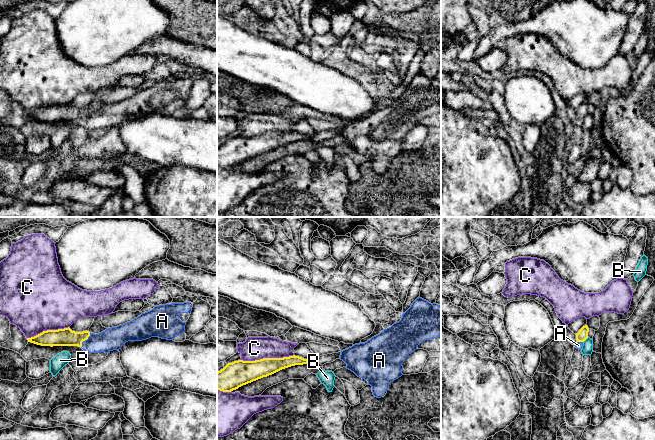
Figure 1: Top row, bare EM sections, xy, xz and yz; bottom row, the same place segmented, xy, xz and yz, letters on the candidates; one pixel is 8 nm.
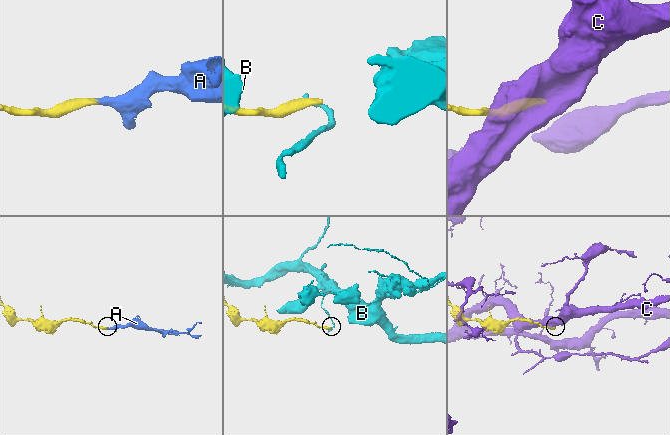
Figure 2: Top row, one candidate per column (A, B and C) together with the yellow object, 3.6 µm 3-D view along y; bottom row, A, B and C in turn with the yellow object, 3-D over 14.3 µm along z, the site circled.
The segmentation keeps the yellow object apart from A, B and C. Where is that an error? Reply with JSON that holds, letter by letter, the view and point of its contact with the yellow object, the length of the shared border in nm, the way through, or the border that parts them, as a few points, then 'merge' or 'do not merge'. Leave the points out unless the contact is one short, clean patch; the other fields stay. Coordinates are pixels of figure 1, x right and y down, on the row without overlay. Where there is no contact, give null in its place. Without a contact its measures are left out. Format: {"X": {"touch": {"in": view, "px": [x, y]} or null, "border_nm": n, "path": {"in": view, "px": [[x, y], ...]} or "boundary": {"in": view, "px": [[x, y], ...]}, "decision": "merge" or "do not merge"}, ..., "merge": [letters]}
{"A": {"touch": {"in": "xy", "px": [84, 116]}, "border_nm": 140, "path": {"in": "xy", "px": [[62, 113], [84, 116], [109, 116], [113, 114]]}, "decision": "merge"}, "B": {"touch": {"in": "yz", "px": [585, 115]}, "border_nm": 60, "boundary": {"in": "yz", "px": [[588, 113], [583, 118]]}, "decision": "do not merge"}, "C": {"touch": {"in": "xz", "px": [266, 134]}, "border_nm": 440, "decision": "do not merge"}, "merge": ["A"]}

